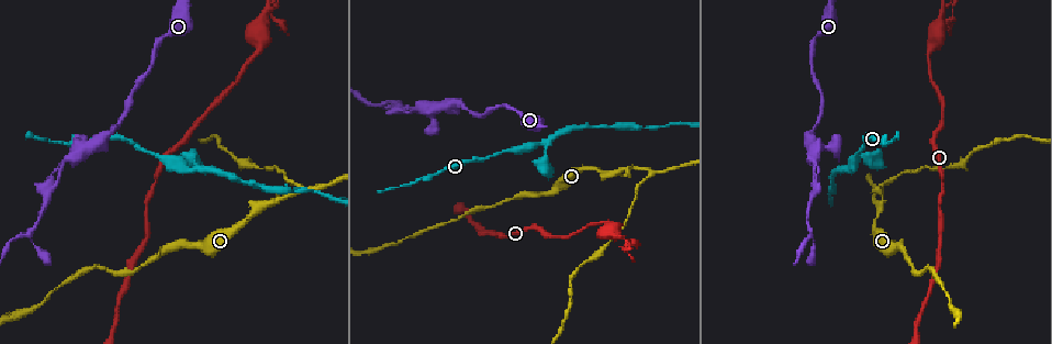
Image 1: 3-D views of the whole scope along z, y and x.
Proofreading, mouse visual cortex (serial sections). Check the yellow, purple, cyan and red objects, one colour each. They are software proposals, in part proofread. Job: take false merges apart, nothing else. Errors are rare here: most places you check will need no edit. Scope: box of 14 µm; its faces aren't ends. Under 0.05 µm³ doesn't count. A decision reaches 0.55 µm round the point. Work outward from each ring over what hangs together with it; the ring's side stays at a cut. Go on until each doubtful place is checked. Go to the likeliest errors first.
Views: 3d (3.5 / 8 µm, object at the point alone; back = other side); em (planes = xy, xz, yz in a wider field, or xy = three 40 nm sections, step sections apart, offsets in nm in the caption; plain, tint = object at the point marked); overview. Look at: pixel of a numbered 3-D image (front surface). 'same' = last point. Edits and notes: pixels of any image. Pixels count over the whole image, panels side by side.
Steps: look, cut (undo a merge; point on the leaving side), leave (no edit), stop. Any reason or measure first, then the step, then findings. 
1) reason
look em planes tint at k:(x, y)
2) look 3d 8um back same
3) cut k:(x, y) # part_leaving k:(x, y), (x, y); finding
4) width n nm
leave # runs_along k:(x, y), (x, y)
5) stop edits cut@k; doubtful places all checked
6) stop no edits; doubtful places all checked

three arms meet
look 3d 3.5um at 1:(651, 175)

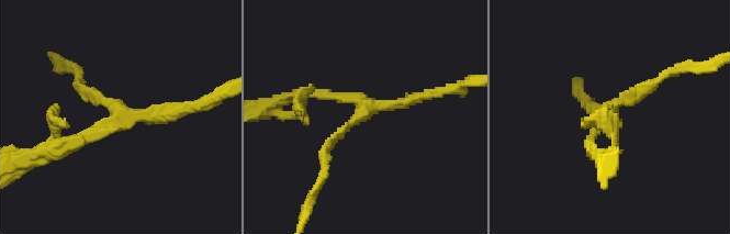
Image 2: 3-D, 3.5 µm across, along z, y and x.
arms 3; arm_widths 150, 150, 150 nm
look em xy step 3 tint at 2:(117, 118)

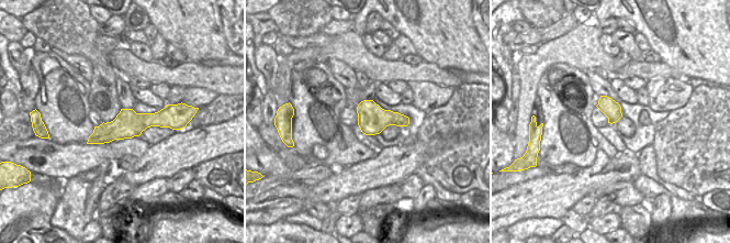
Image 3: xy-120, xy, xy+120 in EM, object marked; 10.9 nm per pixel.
leave # runs_along 2:(591, 146), (616, 106), (652, 86); continuous, no second cell

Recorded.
sharp bend
look 3d 3.5um at 1:(941, 15)

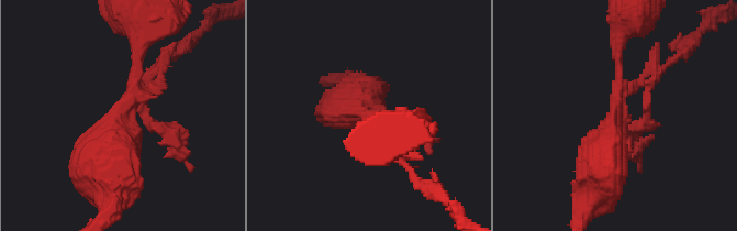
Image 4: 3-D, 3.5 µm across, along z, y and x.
arms 3; arm_widths 150, 150, 700 nm
look em xy step 2 tint at 4:(120, 110)

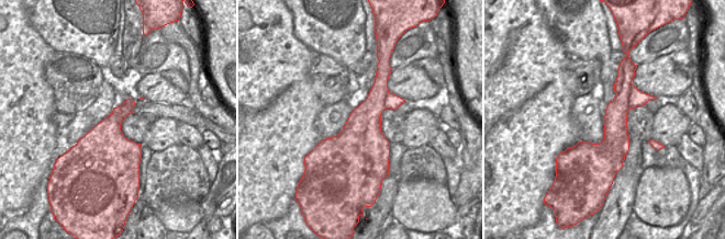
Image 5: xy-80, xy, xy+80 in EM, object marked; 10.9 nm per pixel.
cut 4:(655, 65) # border 5:(633, 84), (629, 91), (629, 107); a second cell is stuck on

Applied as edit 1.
a narrow waist
look 3d 3.5um back at 1:(54, 173)

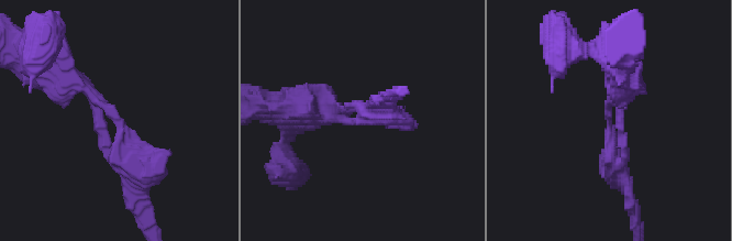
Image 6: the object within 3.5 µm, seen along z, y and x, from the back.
arm_widths 250, 300 nm
look em xy step 2 tint at 6:(118, 124)

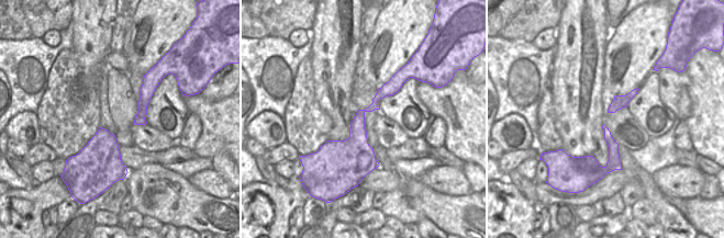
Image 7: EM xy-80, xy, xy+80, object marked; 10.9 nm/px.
width 220 nm
leave # runs_along 6:(64, 78), (118, 119), (137, 186); one cell here

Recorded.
three arms meet
look 3d 3.5um back at 1:(381, 106)

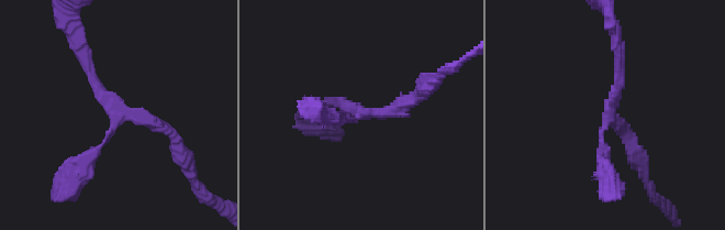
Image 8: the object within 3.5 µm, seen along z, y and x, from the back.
arms 3; arm_widths 150, 150, 200 nm
look em planes tint at 8:(356, 109)

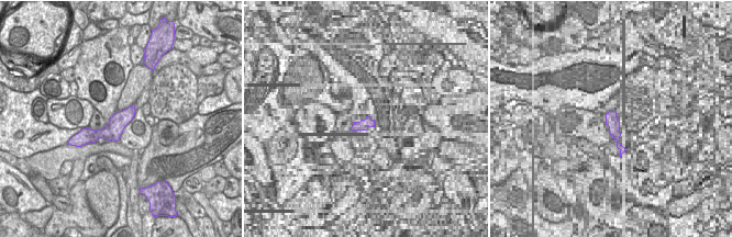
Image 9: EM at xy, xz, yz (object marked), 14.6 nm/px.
leave # runs_along 9:(132, 109), (109, 132), (86, 131); all the same cell

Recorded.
stop edits cut@4; doubtful places all checked

